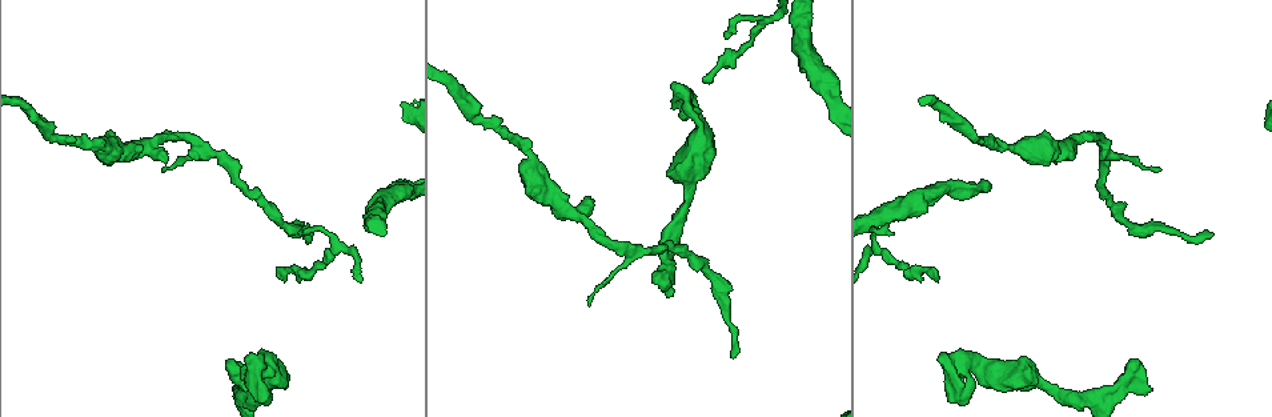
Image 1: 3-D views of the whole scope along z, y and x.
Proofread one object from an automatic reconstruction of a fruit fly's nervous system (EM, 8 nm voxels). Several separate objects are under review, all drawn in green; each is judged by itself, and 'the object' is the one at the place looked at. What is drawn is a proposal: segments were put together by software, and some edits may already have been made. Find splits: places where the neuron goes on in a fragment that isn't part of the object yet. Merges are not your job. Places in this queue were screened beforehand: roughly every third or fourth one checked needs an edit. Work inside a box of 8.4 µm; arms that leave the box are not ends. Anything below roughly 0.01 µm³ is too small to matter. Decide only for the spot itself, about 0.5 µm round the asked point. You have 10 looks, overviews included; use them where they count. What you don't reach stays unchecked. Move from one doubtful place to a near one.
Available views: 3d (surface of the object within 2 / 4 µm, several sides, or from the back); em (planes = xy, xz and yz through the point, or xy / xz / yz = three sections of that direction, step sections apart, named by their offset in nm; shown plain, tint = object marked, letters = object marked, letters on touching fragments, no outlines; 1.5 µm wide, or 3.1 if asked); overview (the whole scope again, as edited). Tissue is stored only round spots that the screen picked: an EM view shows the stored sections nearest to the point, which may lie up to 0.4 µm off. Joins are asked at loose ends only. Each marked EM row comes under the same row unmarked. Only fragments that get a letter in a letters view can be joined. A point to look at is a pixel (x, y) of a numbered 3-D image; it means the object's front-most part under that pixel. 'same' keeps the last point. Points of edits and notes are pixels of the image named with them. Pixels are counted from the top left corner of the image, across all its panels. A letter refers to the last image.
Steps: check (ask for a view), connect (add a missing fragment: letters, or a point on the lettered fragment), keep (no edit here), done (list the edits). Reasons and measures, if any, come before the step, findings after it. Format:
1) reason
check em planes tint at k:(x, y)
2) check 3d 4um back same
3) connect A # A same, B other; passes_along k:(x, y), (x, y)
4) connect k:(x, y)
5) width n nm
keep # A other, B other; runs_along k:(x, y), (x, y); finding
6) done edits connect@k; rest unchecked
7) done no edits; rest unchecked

an open end
check em planes letters at 1:(248, 363)

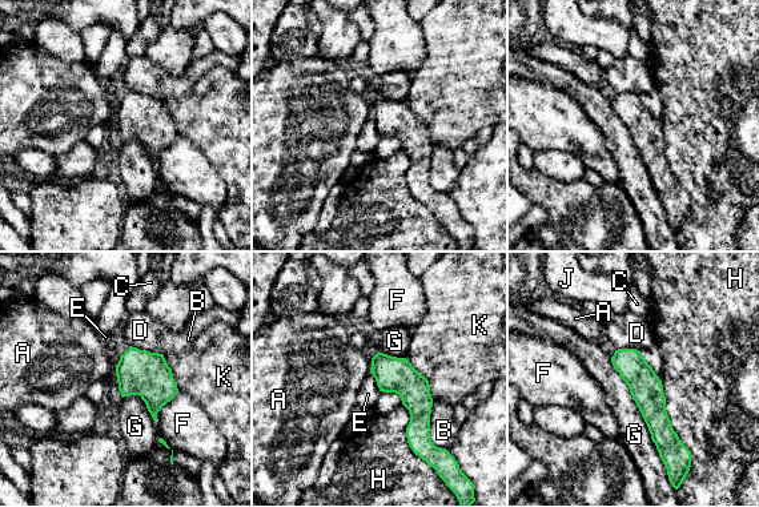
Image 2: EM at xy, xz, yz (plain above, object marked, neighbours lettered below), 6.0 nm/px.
keep # A other, B other, C other, D other, E other, F other, G other, H other, J other, K other; border 2:(120, 357), (116, 365), (116, 379); no lettered fragment goes on from it

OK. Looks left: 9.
free end
check 3d 2um at 1:(937, 276)

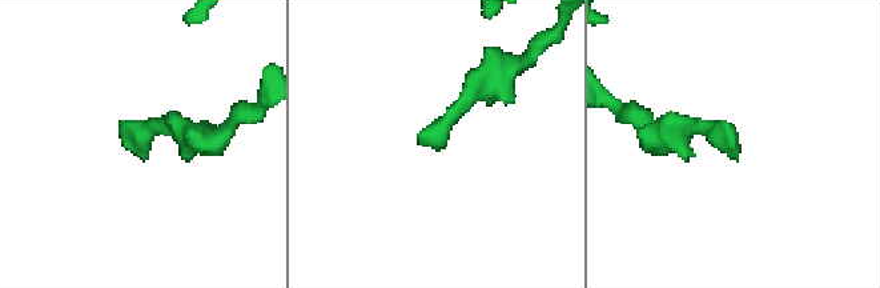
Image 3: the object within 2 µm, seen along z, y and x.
check em planes letters at 3:(431, 146)

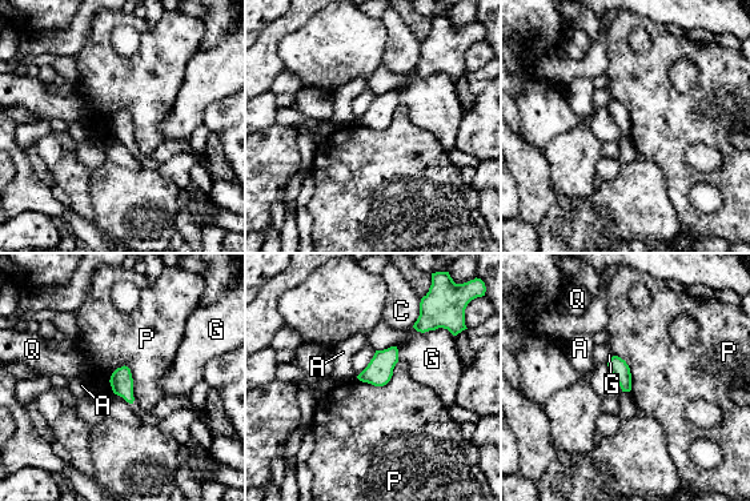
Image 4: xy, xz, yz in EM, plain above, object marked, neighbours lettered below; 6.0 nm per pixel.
longest_contact G 260 nm
keep # A other, C other, G other, P other, Q other; no lettered fragment goes on from it

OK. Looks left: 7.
stops while still wide
check 3d 4um at 1:(165, 163)

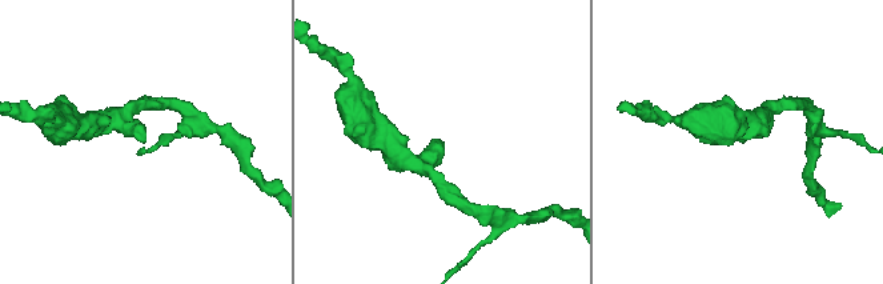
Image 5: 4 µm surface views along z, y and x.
arm_widths 180, 300 nm
check em planes letters at 5:(738, 140)

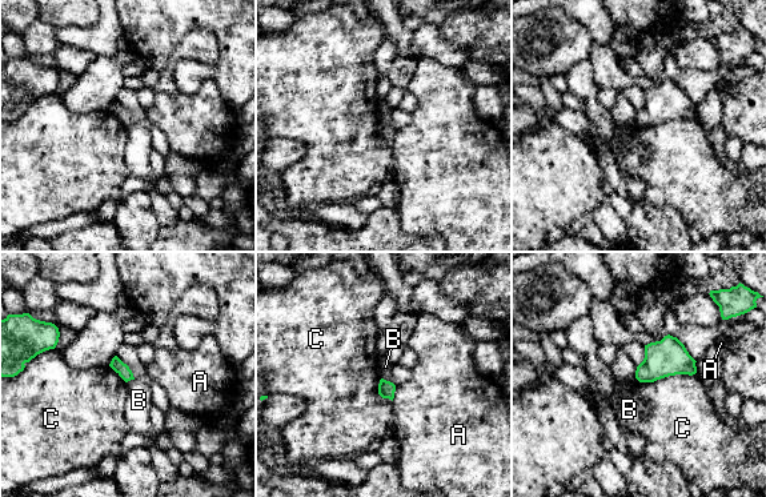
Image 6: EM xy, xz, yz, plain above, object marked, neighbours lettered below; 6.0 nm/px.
longest_contact C 340 nm
keep # A other, B other, C other; border 6:(381, 377), (396, 387); none of them fits

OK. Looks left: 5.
an open end
check 3d 2um at 1:(1151, 390)

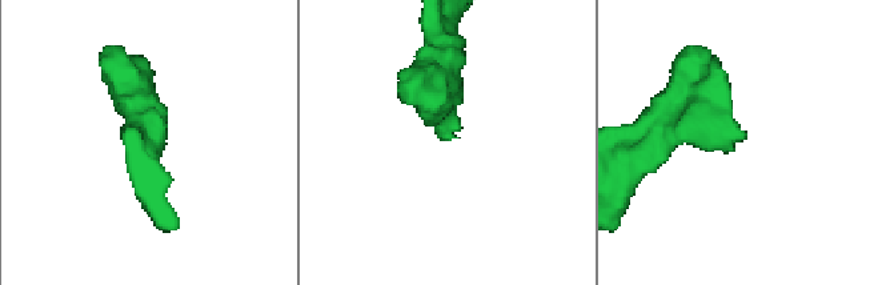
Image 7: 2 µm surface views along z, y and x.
need the tissue
check em xy step 8 letters at 7:(746, 139)

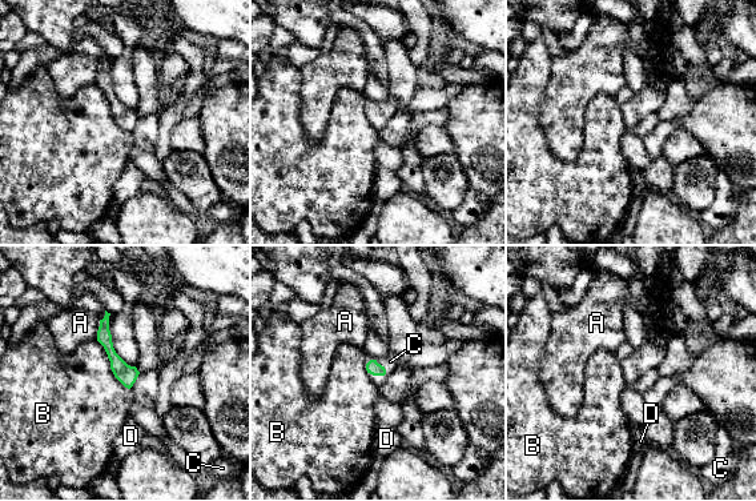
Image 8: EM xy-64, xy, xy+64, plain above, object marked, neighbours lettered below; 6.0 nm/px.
longest_contact B 360 nm
connect C # A other, B other, C same, D other; passes_along 8:(372, 367), (376, 361), (390, 361); it goes on there

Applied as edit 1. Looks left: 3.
done edits connect@8; rest unchecked

